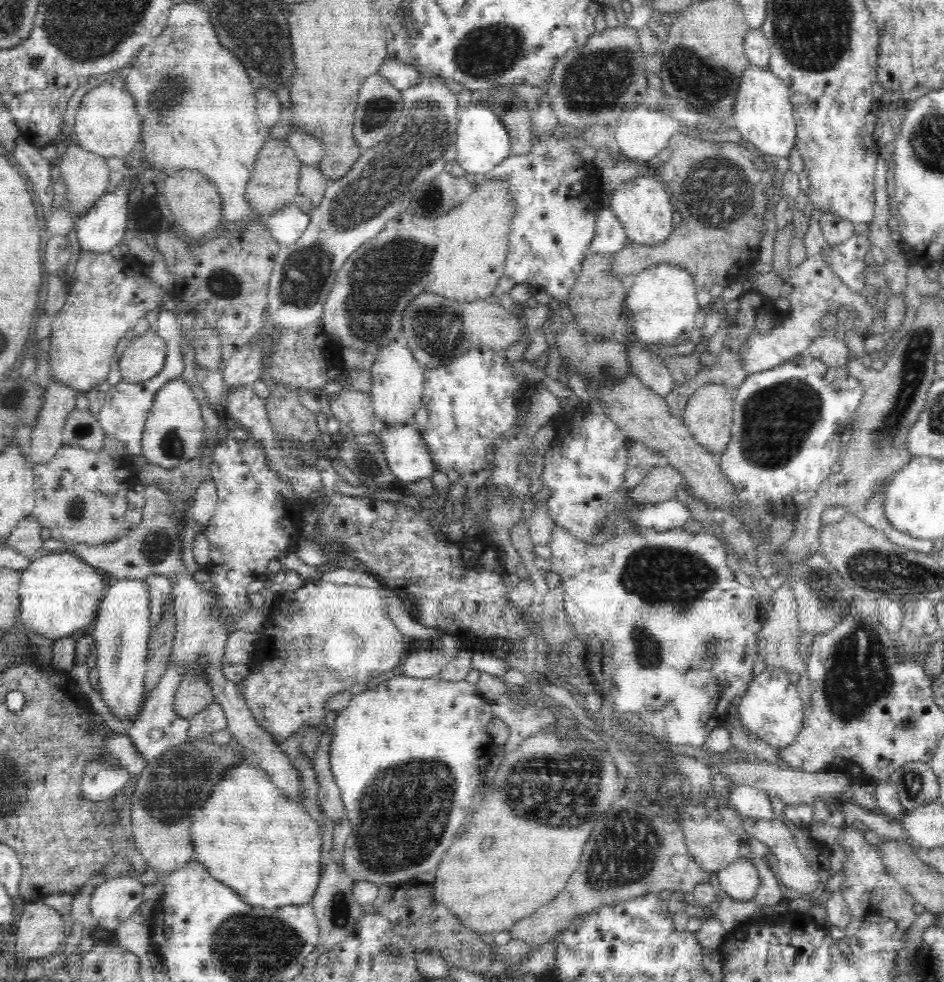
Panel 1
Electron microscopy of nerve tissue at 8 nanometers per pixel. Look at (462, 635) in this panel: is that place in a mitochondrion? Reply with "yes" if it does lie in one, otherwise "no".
no

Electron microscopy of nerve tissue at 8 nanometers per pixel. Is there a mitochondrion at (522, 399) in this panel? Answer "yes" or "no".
no

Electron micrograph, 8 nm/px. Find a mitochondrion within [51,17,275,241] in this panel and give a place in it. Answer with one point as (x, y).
(166, 101)

